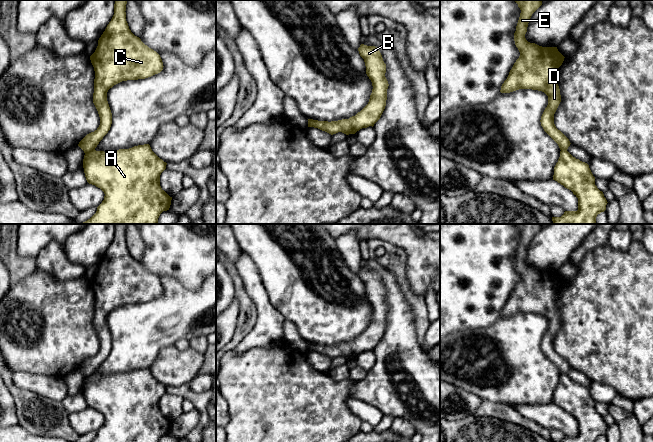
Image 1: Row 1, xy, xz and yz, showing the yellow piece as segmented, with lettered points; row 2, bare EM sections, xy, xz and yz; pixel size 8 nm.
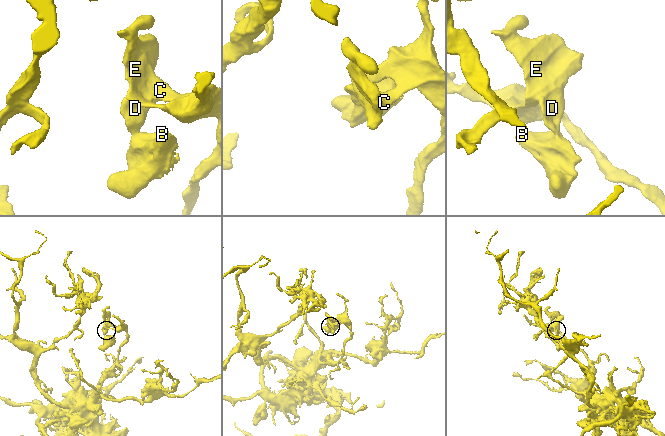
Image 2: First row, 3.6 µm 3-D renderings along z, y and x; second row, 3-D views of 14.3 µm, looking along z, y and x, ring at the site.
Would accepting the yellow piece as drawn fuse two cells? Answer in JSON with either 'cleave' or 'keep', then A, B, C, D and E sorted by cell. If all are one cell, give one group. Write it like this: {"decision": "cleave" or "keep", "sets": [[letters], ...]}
{"decision": "cleave", "sets": [["A", "B"], ["C", "D", "E"]]}

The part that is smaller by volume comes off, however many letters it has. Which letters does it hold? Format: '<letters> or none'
A, B

